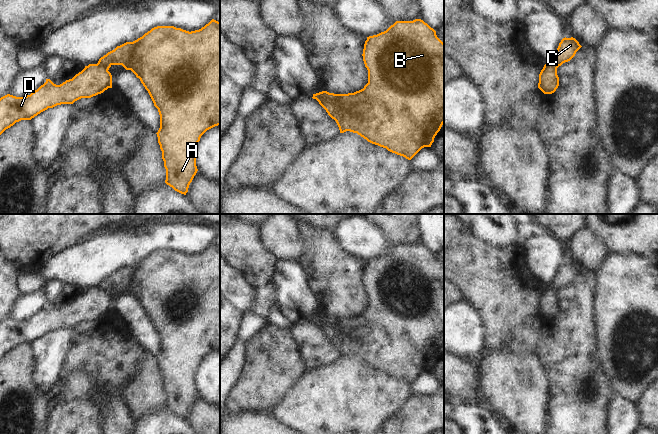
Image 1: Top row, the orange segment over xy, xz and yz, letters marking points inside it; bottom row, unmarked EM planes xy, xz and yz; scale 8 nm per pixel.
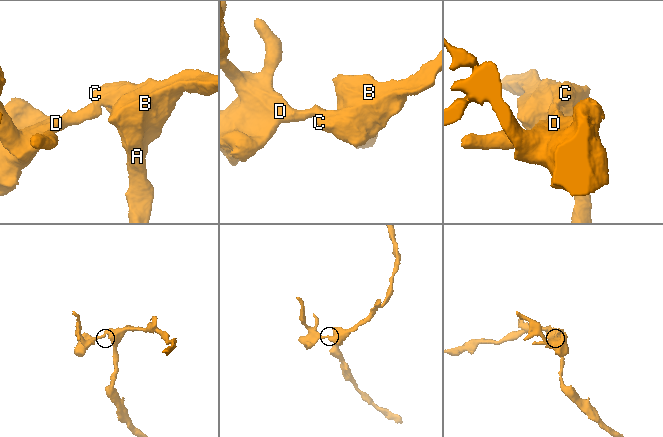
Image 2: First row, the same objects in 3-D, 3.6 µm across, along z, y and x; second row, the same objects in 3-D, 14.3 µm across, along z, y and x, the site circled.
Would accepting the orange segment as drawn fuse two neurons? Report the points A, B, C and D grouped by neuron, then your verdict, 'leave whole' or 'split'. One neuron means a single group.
A B C / D; split

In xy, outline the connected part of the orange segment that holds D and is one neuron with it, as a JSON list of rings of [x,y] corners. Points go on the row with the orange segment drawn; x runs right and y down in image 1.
[[[89,64],[72,79],[60,85],[50,79],[30,95],[16,97],[7,94],[0,98],[0,135],[16,122],[31,120],[48,108],[73,104],[81,98],[91,98],[112,88],[112,75],[99,64]]]

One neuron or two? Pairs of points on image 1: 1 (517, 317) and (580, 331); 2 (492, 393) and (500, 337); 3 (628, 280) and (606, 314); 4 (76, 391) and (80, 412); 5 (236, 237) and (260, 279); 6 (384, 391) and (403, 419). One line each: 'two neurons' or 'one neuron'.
1: two neurons
2: two neurons
3: one neuron
4: two neurons
5: one neuron
6: two neurons

